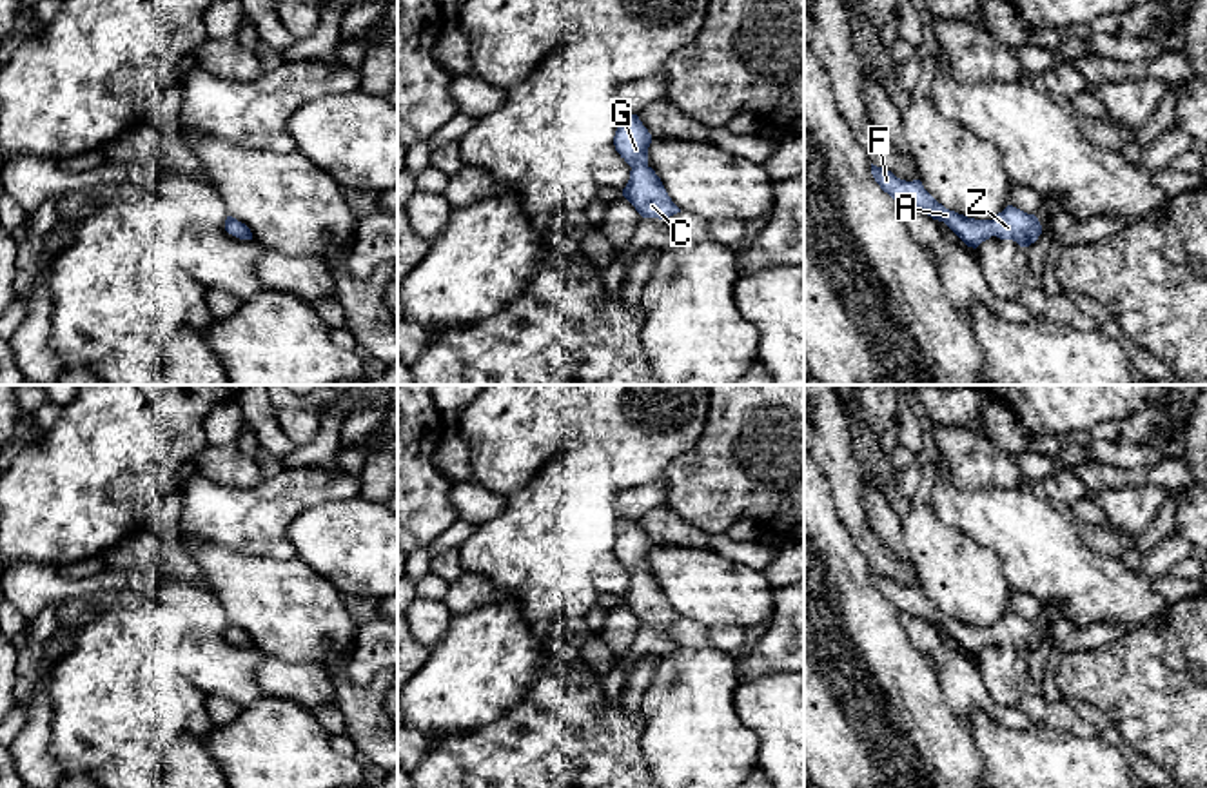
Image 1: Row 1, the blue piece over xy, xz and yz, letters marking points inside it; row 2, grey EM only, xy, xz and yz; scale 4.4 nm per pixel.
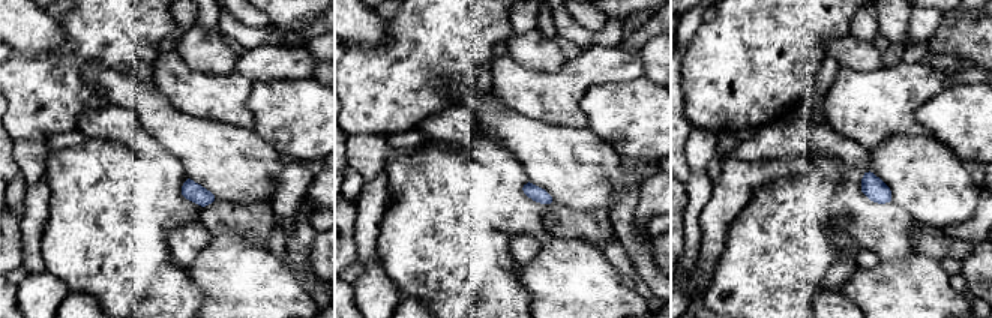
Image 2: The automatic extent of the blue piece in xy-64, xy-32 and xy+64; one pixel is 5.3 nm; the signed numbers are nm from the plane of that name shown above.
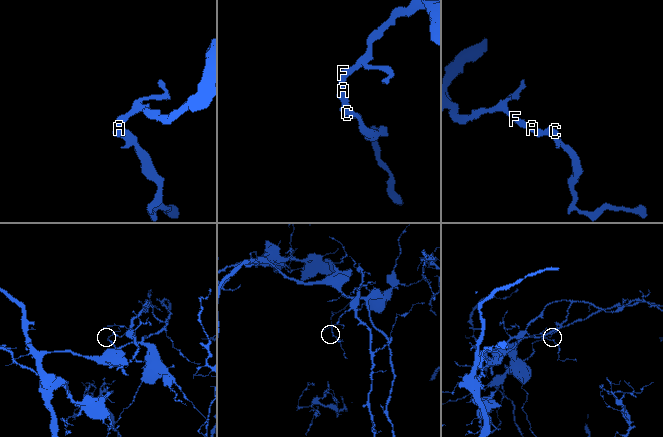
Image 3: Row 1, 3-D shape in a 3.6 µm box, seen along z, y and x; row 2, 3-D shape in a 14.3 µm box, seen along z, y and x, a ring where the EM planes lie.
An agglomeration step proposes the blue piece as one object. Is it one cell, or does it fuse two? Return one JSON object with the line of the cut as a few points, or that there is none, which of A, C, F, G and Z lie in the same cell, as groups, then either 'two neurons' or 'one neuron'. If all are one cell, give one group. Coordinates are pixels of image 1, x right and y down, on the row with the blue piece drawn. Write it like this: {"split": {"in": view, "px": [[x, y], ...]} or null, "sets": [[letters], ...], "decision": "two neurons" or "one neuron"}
{"split": null, "sets": [["A", "C", "F", "G", "Z"]], "decision": "one neuron"}

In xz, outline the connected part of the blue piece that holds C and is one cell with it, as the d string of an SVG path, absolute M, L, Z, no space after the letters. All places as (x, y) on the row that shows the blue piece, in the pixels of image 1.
M617 114L613 145L621 158L632 167L623 196L643 218L664 220L681 212L681 209L672 202L661 178L648 165L650 143L652 134L637 114Z

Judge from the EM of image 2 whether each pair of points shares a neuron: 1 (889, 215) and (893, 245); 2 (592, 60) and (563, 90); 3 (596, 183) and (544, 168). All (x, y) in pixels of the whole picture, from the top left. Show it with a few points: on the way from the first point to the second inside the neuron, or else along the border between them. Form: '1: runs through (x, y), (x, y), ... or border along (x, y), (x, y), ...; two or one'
1: runs through (889, 222), (889, 237); one
2: runs through (586, 68), (571, 83); one
3: runs through (583, 171), (577, 168), (557, 168); one

